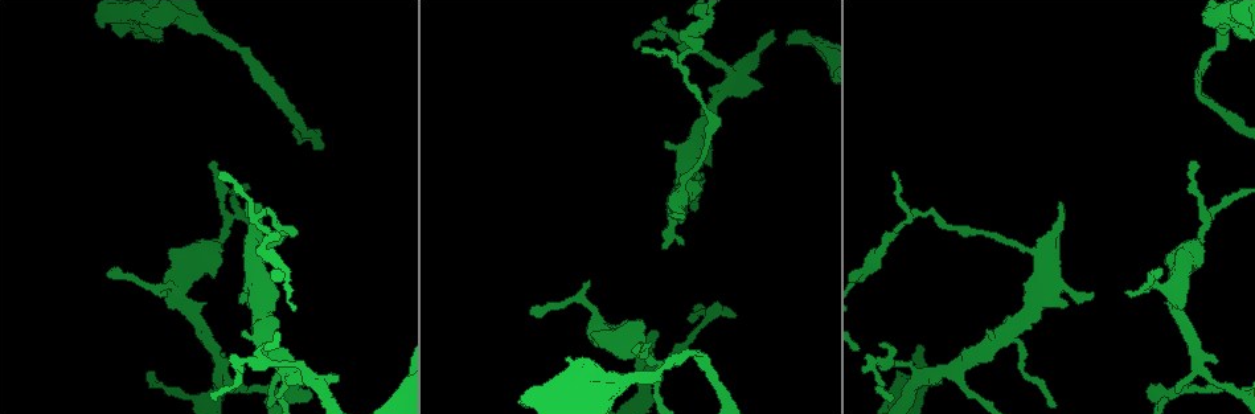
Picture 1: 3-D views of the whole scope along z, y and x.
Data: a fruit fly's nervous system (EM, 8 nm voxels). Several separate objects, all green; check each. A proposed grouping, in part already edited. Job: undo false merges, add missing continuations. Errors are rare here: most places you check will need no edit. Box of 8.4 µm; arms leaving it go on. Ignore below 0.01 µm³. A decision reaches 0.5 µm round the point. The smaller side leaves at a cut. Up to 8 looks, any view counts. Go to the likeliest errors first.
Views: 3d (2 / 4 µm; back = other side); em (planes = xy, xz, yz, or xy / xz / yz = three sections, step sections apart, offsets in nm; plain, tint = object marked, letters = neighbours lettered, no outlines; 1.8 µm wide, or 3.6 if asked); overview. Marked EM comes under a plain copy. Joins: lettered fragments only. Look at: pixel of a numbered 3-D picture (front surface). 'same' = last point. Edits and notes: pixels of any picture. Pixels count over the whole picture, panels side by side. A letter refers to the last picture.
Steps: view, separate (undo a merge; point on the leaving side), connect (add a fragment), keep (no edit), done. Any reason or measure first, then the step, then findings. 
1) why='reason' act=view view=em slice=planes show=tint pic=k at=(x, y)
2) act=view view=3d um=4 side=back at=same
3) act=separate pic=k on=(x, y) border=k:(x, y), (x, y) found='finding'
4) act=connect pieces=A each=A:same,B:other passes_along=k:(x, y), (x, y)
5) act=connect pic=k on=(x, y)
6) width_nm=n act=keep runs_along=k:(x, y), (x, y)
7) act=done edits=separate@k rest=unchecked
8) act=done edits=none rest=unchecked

why='sudden change in width' act=view view=em slice=planes show=letters pic=1 at=(649, 360)

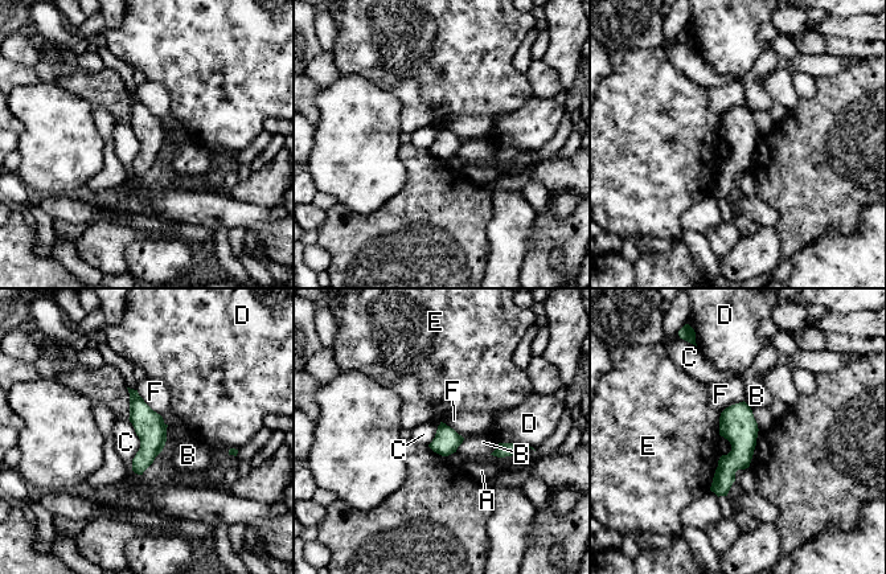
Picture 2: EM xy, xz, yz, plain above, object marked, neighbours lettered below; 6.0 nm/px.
act=keep each=A:other,B:other,C:other,D:other,E:other,F:other border=2:(128, 418), (142, 475) found='continuous, no second neuron'

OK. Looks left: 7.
why='three-way junction' act=view view=3d um=2 pic=1 at=(1201, 368)

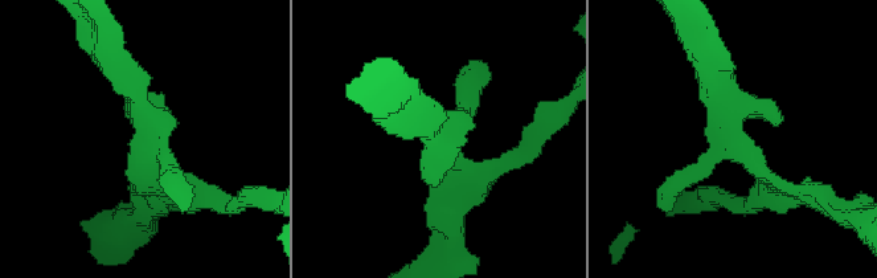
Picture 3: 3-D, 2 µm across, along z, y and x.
why='now the EM' act=view view=em slice=planes show=letters pic=3 at=(142, 147)

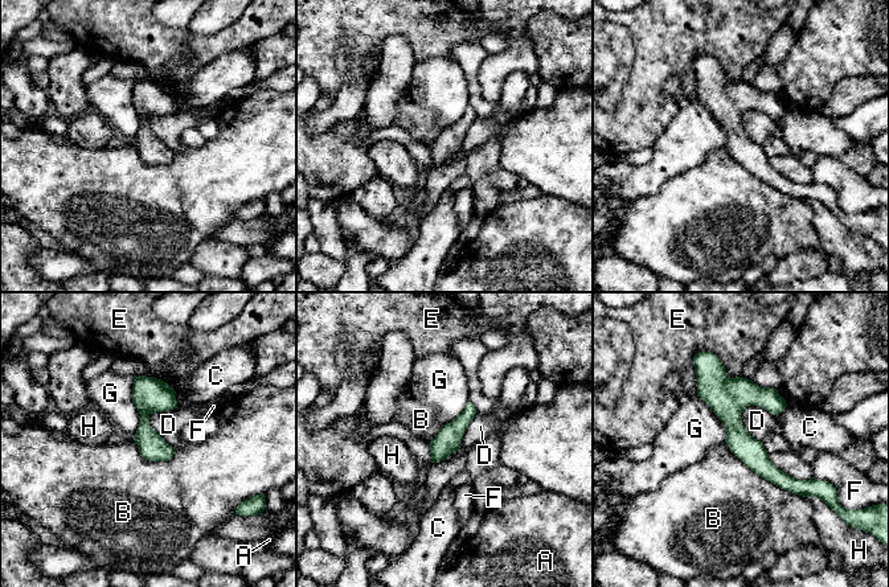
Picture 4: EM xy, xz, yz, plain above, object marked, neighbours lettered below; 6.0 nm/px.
width_nm=160 act=keep each=A:other,B:other,C:other,D:other,E:other,F:other,G:other,H:other found='continuous, no second neuron'

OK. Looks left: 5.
why='an open end' act=view view=3d um=2 pic=1 at=(530, 314)

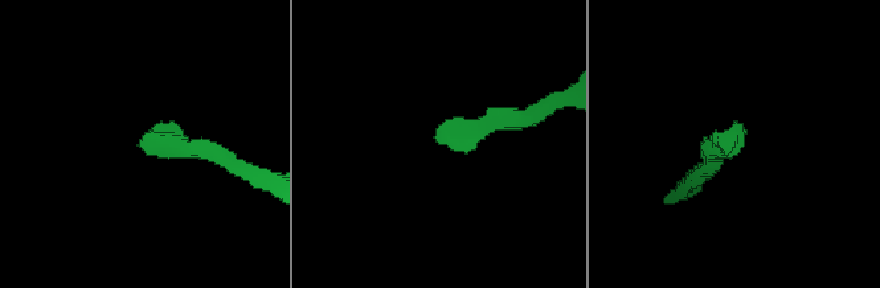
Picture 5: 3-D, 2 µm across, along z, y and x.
why='need the tissue' act=view view=em slice=xz step=4 show=tint pic=5 at=(733, 142)

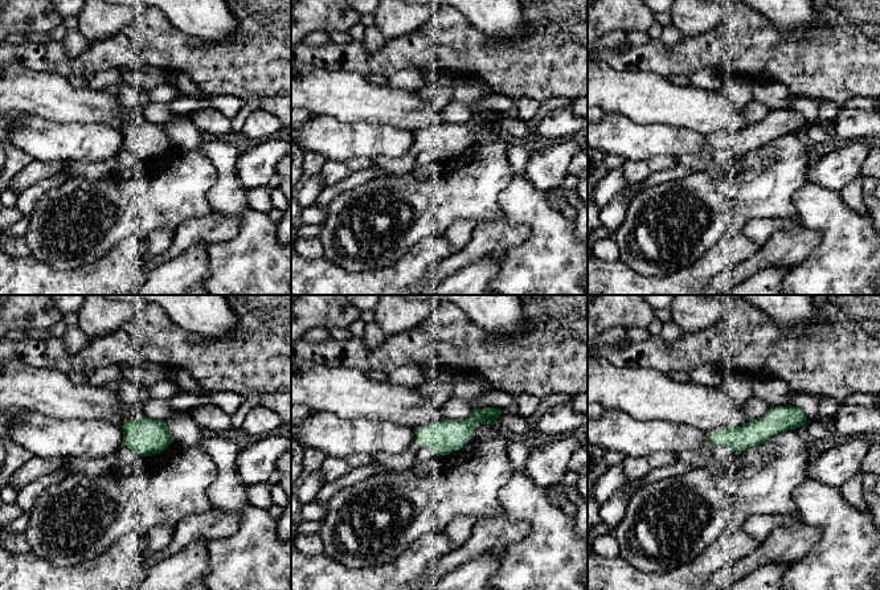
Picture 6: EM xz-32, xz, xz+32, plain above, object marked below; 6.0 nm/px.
act=view view=em slice=xy step=4 show=letters at=same

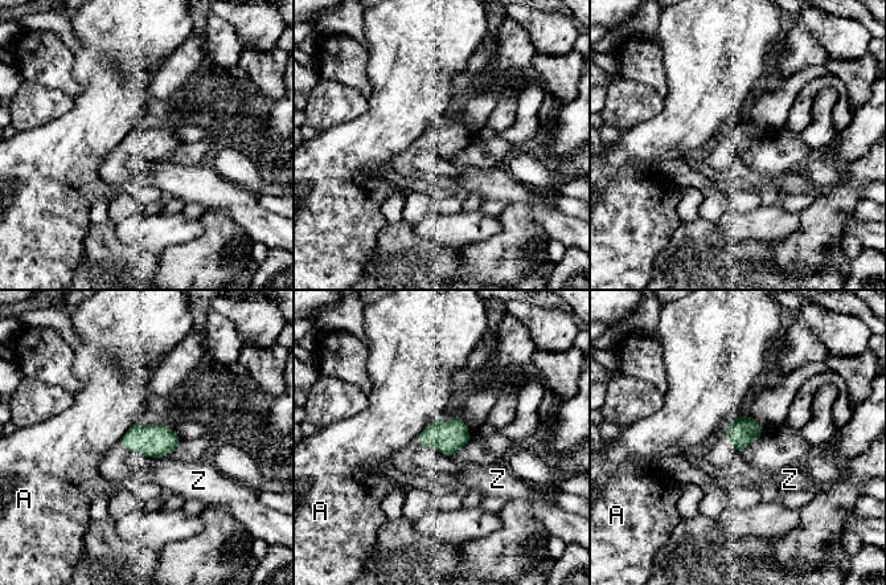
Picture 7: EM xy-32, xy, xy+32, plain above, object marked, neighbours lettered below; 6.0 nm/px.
width_nm=170 act=keep each=A:other,Z:other border=7:(163, 455), (151, 458) found='no lettered fragment goes on from it'

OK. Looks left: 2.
act=done edits=none rest=unchecked

